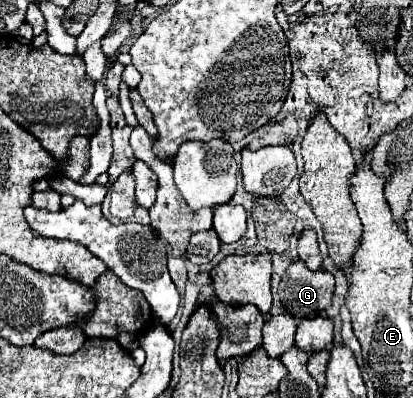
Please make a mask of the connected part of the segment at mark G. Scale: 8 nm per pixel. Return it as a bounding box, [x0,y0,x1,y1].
[280,260,334,318]

